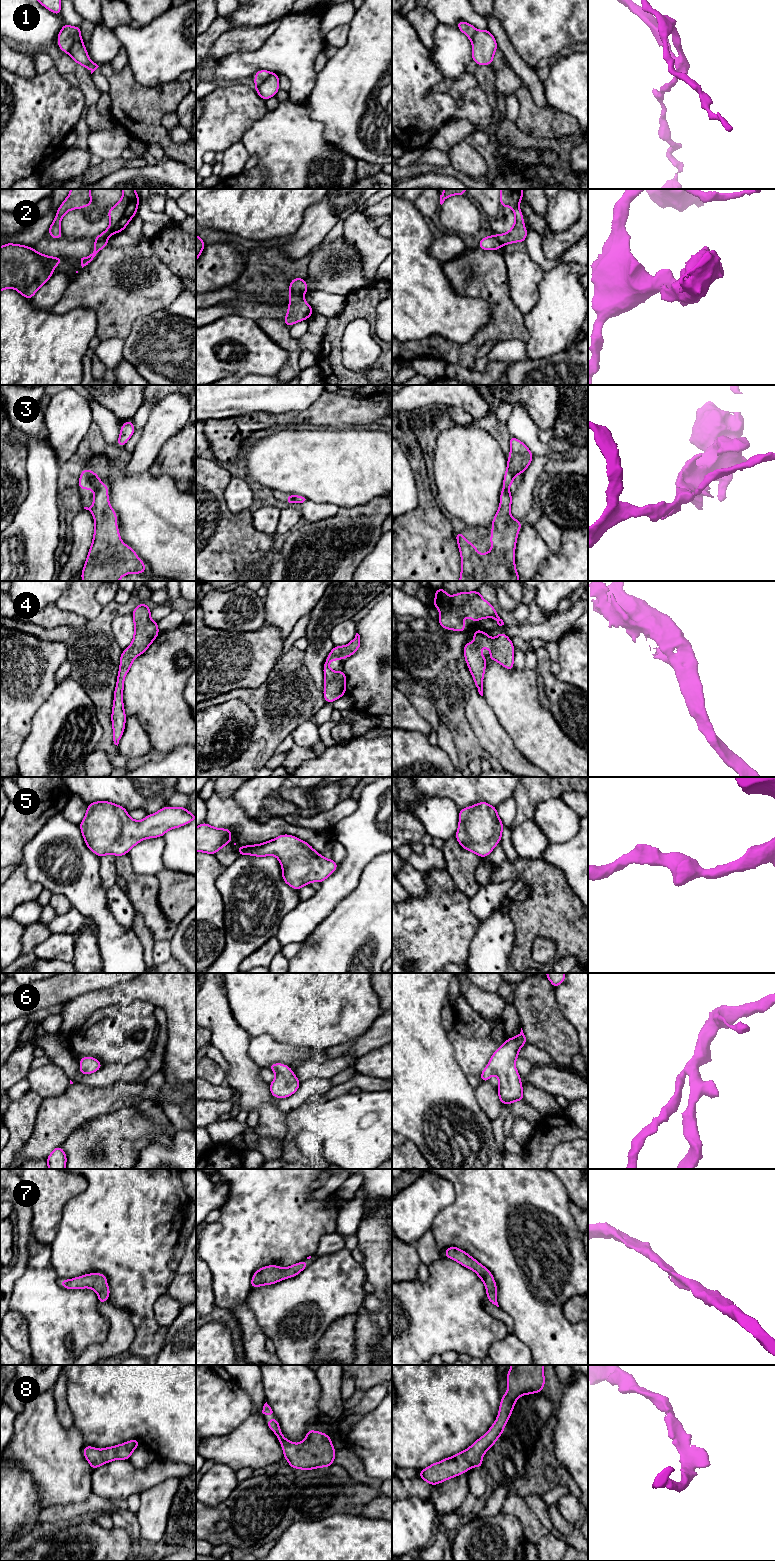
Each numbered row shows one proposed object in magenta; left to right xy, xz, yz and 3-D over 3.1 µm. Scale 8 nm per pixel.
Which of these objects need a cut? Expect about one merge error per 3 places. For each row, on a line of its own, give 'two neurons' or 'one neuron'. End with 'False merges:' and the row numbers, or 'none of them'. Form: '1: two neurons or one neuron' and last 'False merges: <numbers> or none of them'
1: two neurons
2: two neurons
3: one neuron
4: one neuron
5: one neuron
6: one neuron
7: one neuron
8: one neuron
False merges: 1, 2

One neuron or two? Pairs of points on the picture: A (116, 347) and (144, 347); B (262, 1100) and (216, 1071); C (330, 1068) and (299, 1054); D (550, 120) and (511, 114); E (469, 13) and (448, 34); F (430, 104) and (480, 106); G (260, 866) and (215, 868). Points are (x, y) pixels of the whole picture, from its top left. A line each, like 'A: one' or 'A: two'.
A: two
B: two
C: two
D: two
E: two
F: one
G: two

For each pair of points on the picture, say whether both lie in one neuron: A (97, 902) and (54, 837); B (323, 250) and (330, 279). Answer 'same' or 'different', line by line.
A: same
B: same

